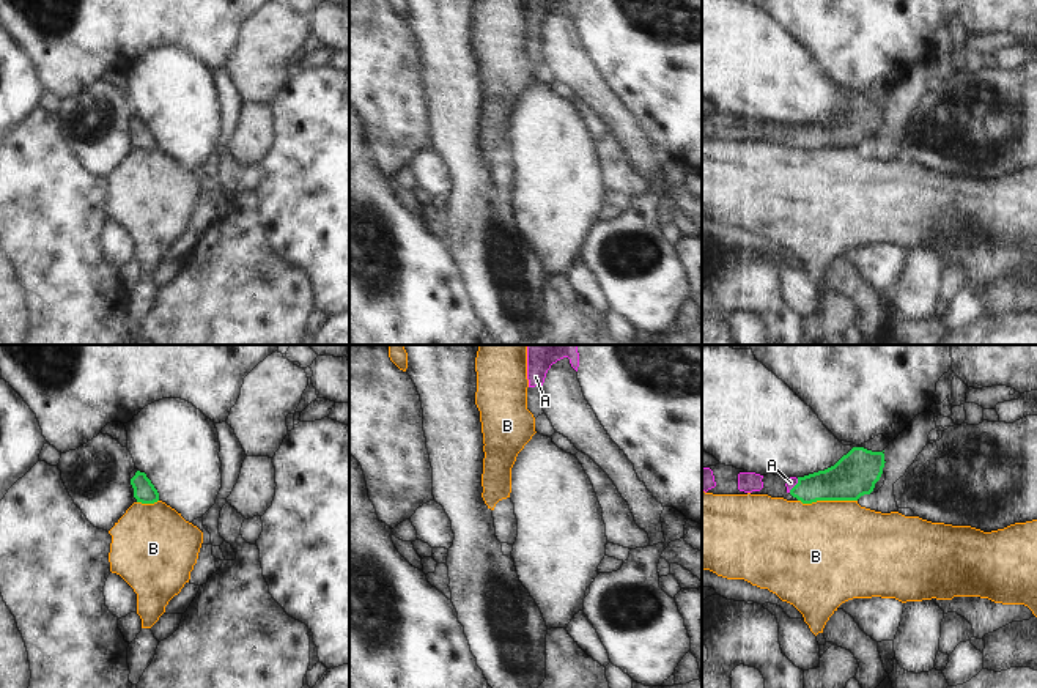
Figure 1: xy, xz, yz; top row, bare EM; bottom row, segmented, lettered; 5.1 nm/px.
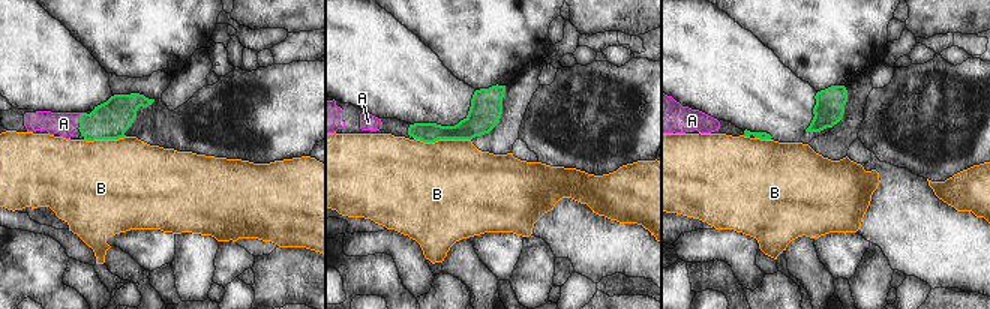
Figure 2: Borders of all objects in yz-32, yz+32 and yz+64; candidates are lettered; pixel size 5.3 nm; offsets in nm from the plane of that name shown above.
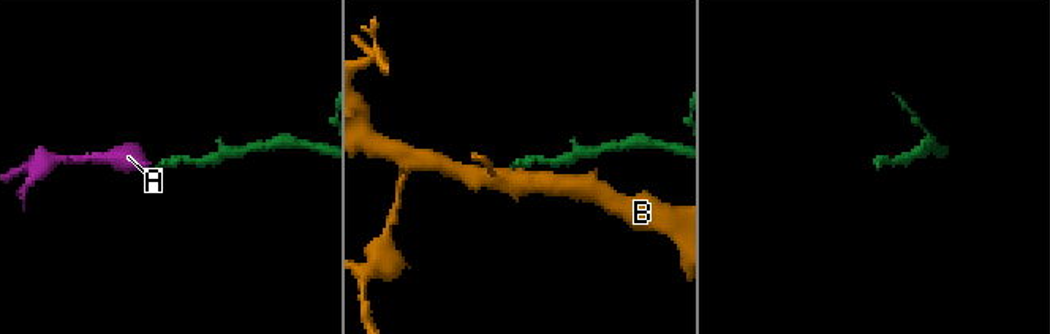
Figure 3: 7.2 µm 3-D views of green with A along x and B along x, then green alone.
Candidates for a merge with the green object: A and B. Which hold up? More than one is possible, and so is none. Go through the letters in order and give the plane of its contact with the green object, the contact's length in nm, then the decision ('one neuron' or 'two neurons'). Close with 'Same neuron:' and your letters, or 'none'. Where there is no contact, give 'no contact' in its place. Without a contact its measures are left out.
A: meets green in yz; contact 90 nm long; one neuron
B: meets green in yz; contact 300 nm long; two neurons
Same neuron: A

